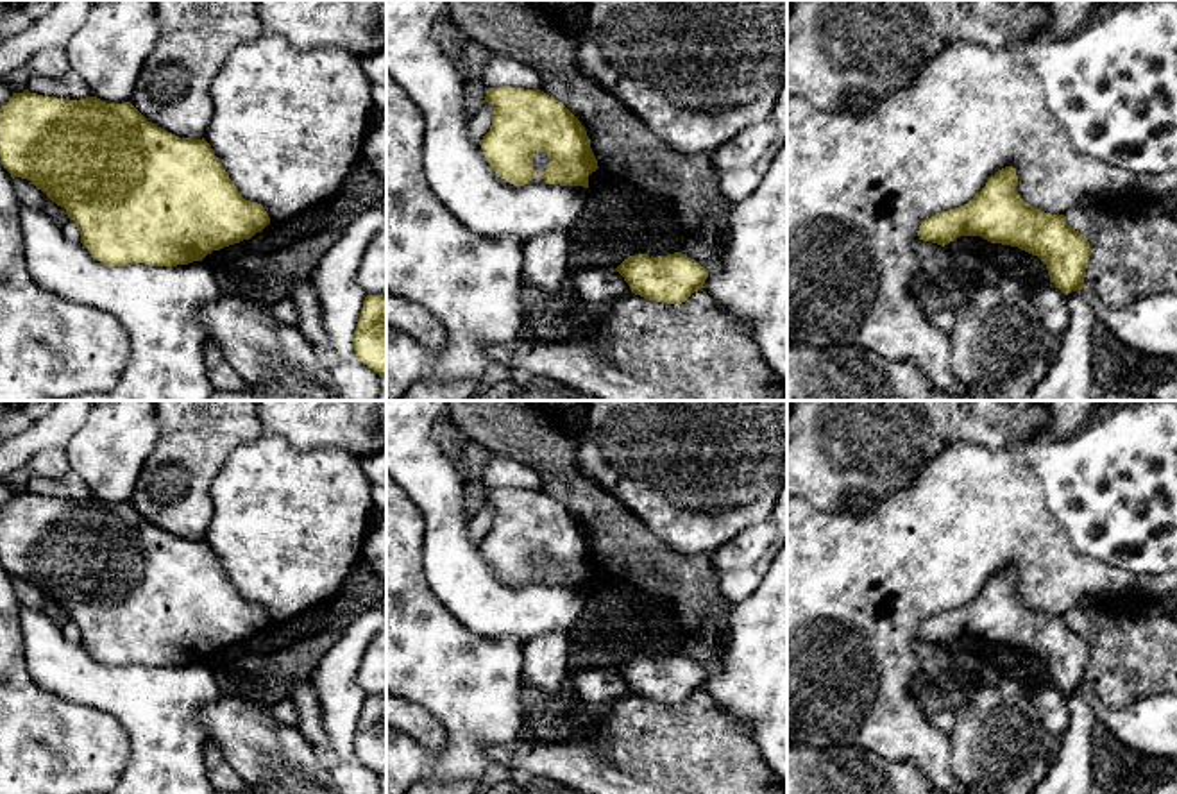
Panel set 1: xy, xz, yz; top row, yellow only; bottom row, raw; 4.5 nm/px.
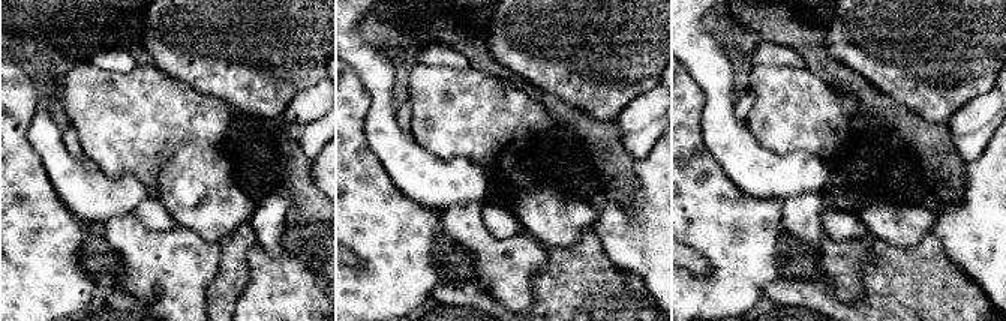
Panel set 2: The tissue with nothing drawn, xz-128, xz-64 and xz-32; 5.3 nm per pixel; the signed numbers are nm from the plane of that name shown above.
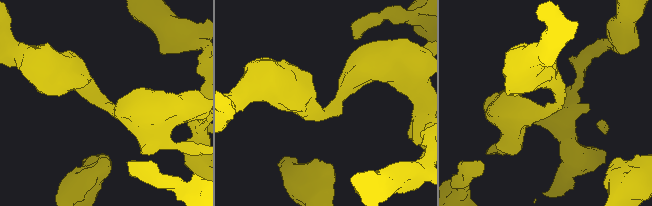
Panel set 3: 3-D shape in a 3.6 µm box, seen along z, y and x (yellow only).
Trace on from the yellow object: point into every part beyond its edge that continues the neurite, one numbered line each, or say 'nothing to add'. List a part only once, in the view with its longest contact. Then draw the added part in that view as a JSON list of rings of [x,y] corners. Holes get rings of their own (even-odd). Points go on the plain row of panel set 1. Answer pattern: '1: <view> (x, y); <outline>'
nothing to add

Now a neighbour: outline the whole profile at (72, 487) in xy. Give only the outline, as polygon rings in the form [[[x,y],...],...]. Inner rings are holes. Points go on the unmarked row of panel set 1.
[[[72,469],[61,477],[32,476],[27,483],[27,490],[36,495],[70,501],[82,501],[91,497],[91,490],[86,481]]]

